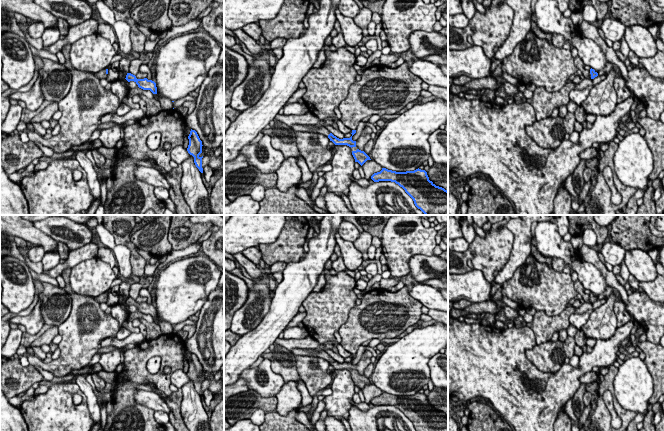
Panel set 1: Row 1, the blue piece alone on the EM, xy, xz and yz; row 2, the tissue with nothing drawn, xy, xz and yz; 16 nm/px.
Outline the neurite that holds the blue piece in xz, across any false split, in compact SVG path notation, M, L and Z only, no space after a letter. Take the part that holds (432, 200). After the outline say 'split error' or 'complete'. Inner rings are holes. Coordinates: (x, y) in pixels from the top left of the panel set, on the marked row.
M382 168L371 176L374 182L391 181L402 187L425 215L448 215L448 191L429 180L425 170L396 172Z; complete

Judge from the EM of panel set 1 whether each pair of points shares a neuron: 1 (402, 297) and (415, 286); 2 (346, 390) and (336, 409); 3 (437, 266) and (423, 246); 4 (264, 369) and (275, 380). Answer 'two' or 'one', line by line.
1: two
2: one
3: two
4: one

